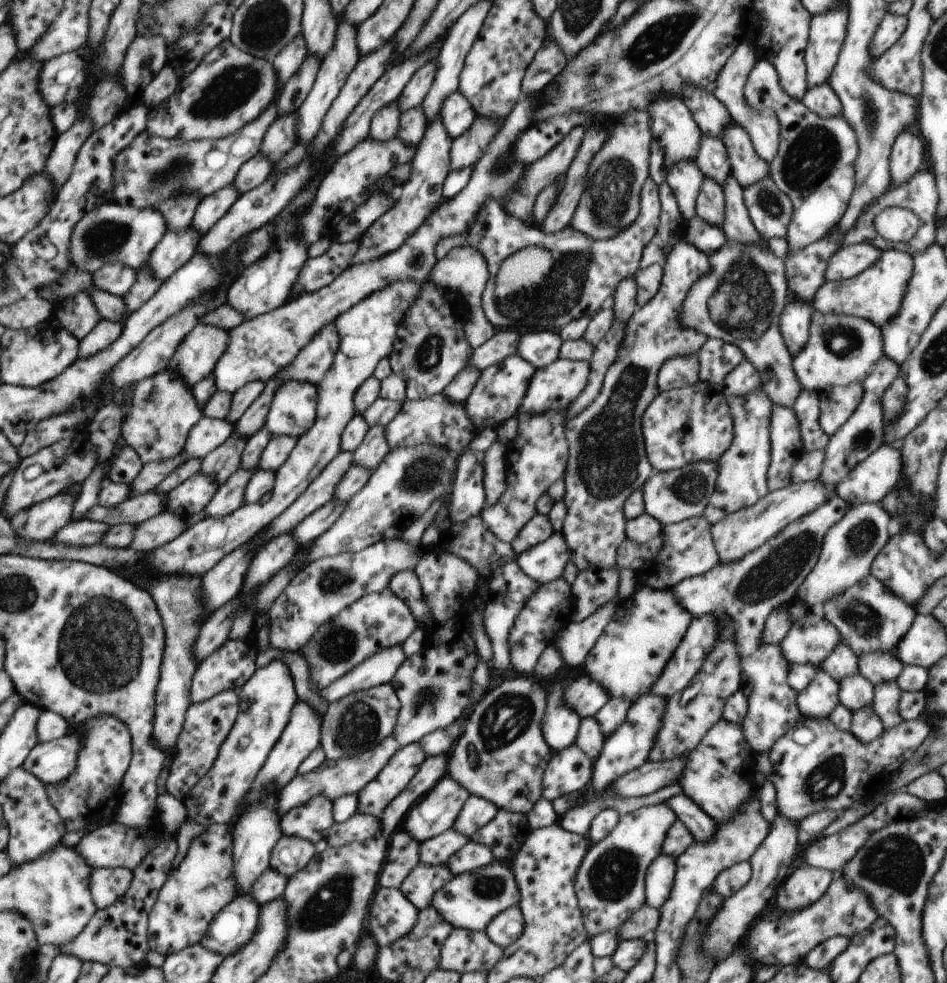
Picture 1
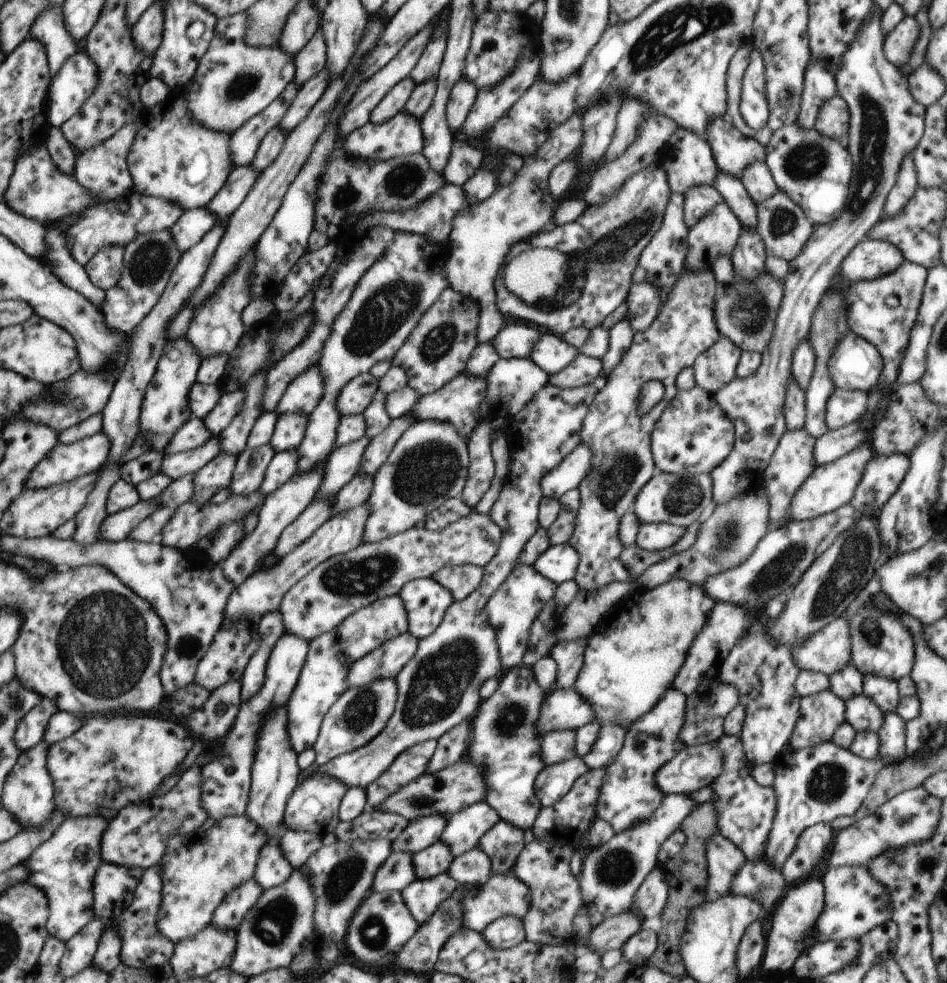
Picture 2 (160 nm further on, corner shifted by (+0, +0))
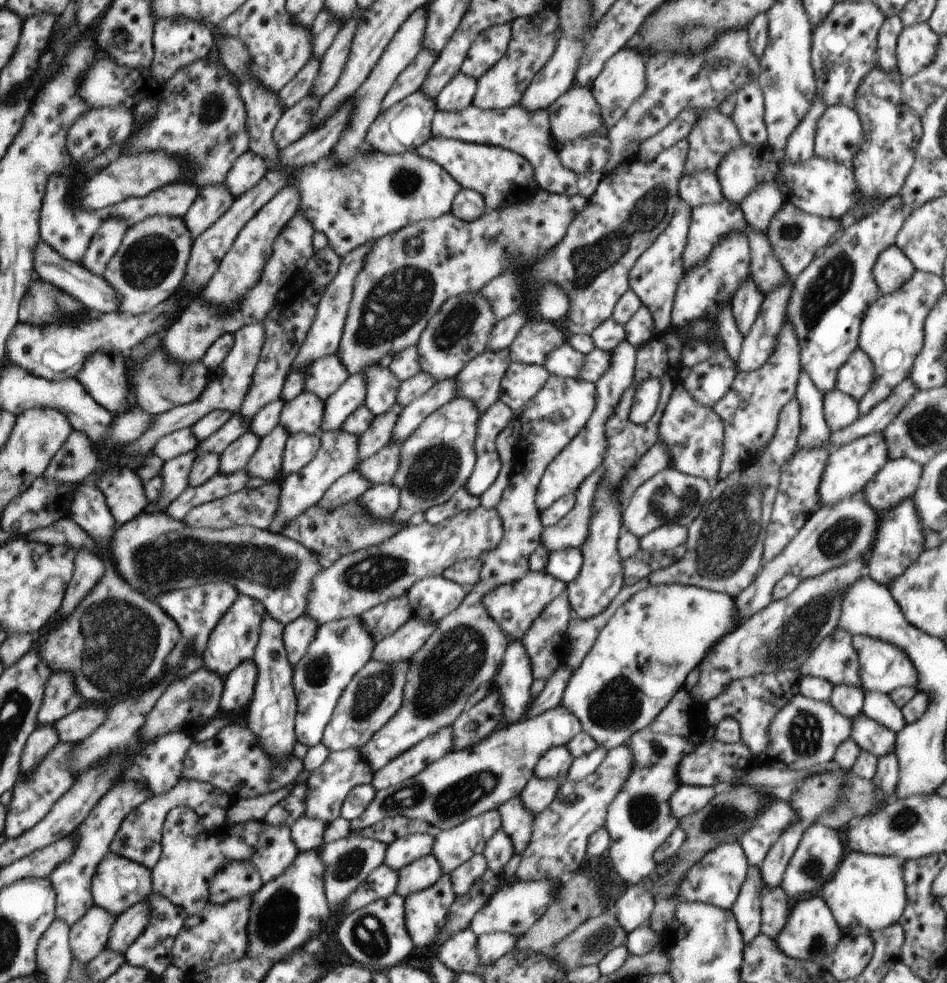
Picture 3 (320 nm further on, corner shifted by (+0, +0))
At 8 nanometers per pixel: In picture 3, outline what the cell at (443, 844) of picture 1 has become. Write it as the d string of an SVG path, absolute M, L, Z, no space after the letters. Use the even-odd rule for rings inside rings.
M430 853L412 861L399 870L396 893L406 898L416 891L423 891L432 886L442 875L443 870L440 863Z

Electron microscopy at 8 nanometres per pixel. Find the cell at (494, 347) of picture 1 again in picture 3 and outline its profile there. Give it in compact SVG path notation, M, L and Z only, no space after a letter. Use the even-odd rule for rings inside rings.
M547 320L528 321L509 346L512 361L542 366L554 349L567 342L559 324Z

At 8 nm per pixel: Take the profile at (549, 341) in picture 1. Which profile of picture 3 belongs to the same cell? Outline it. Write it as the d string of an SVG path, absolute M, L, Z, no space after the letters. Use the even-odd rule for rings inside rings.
M565 342L548 354L543 365L550 375L578 379L584 363L585 354L579 353L568 342Z

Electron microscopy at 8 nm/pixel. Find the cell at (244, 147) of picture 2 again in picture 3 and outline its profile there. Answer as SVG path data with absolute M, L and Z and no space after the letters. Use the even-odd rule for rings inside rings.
M318 57L311 59L300 69L300 72L292 78L292 80L278 92L283 102L283 110L290 108L296 104L301 98L311 94L311 88L316 82L319 74L321 60Z

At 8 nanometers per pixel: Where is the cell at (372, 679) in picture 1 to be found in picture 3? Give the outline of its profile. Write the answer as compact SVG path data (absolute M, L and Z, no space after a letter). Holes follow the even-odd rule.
M412 616L396 632L375 644L372 659L385 663L408 661L424 646L436 627L430 621Z

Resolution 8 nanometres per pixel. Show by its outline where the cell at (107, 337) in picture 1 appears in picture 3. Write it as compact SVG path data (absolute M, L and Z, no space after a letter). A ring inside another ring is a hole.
M152 215L128 227L123 236L122 246L107 264L106 271L103 272L102 276L121 294L119 310L137 315L166 302L182 286L193 249L193 236L183 217Z

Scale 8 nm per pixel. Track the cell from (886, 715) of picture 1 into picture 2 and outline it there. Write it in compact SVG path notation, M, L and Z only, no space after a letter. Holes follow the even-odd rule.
M886 713L883 727L877 732L879 736L879 754L883 759L891 759L898 765L906 760L905 754L905 720L898 713Z

